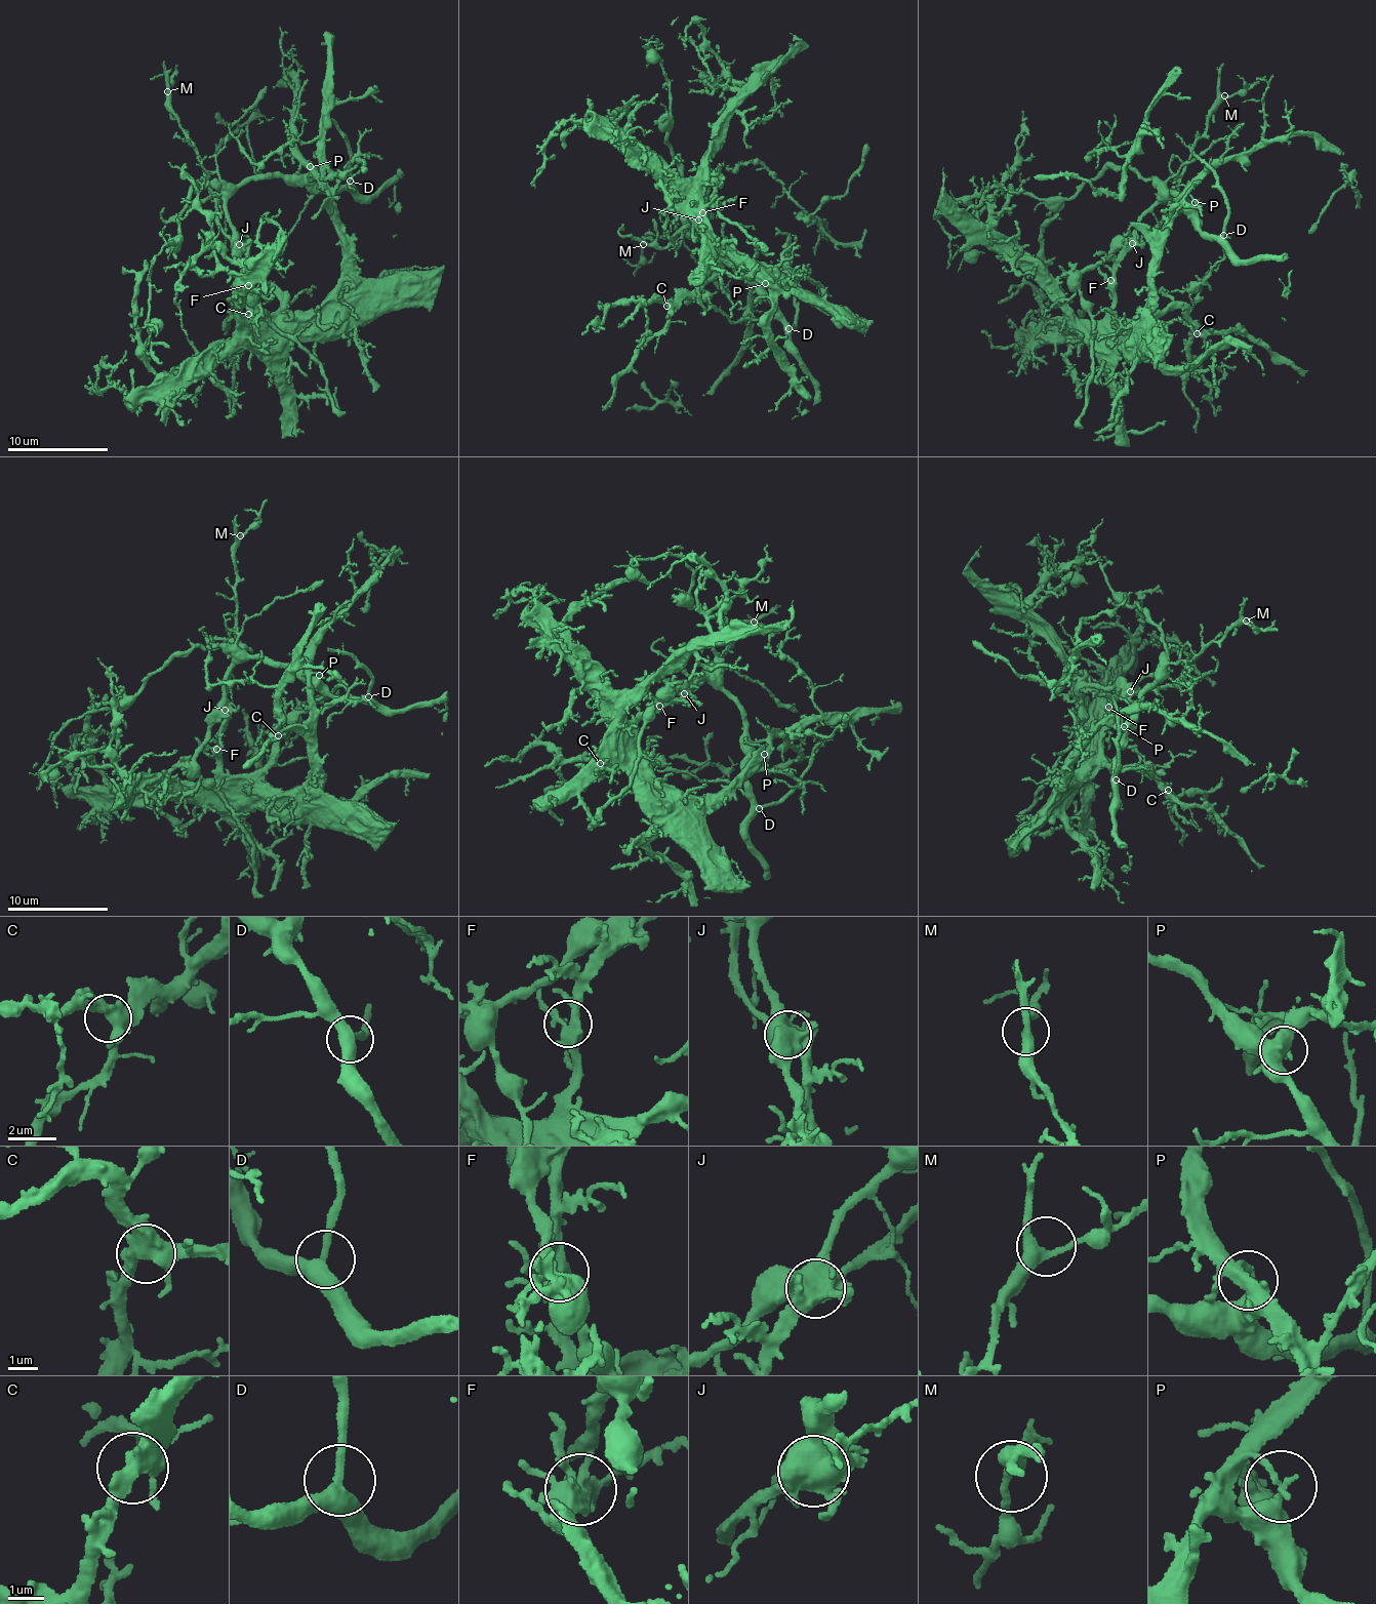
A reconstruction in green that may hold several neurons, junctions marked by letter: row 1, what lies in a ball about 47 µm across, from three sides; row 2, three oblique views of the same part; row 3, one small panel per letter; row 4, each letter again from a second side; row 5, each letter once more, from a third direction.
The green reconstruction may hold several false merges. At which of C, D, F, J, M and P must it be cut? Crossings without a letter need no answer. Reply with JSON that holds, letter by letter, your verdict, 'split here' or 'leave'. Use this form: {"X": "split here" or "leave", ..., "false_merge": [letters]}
{"C": "leave", "D": "leave", "F": "leave", "J": "split here", "M": "leave", "P": "split here", "false_merge": ["J", "P"]}

